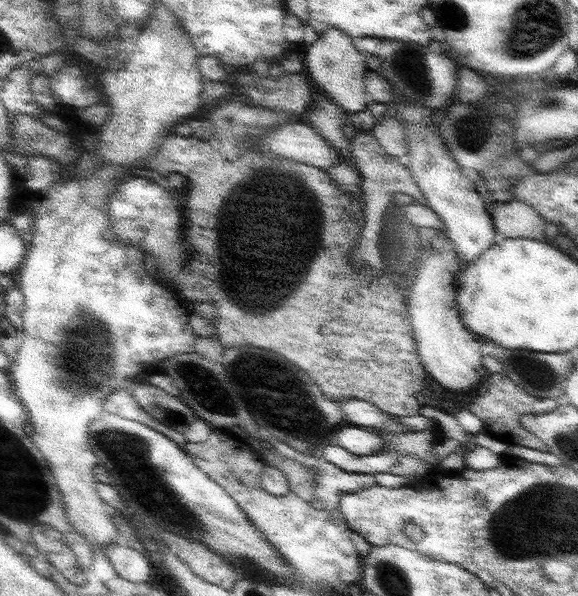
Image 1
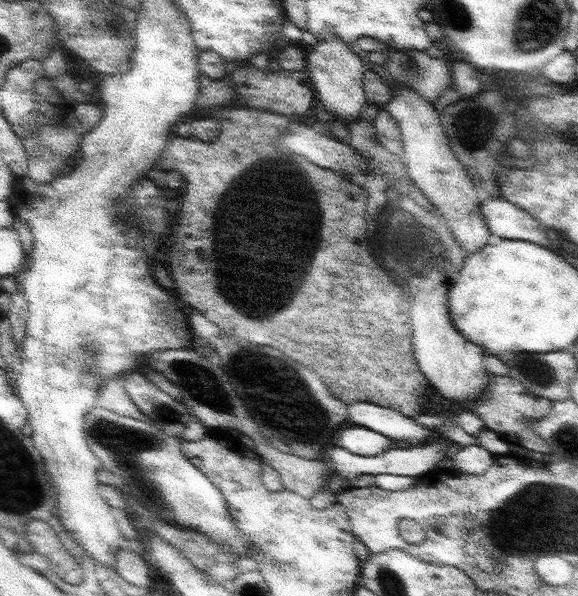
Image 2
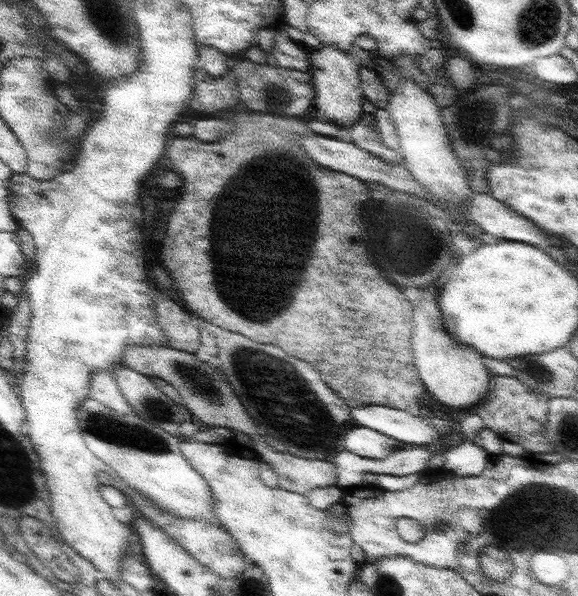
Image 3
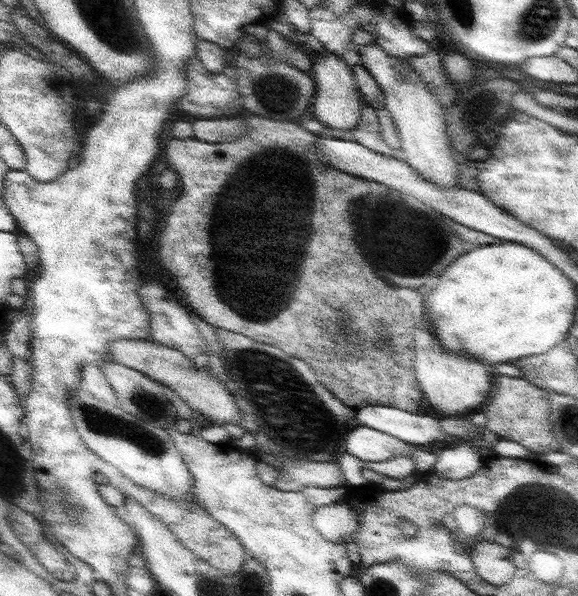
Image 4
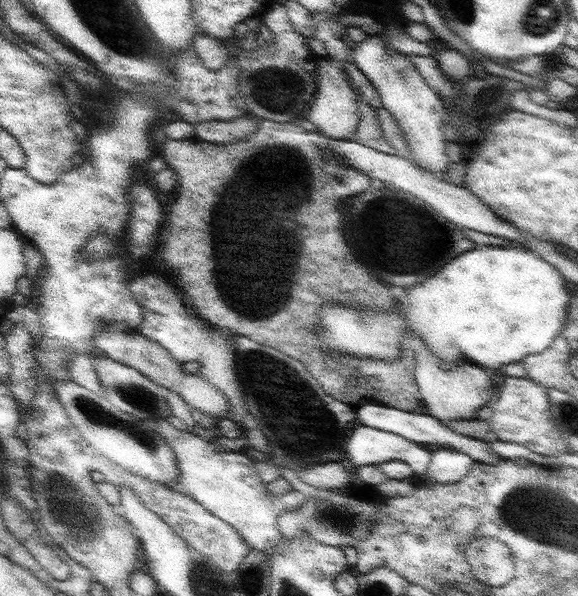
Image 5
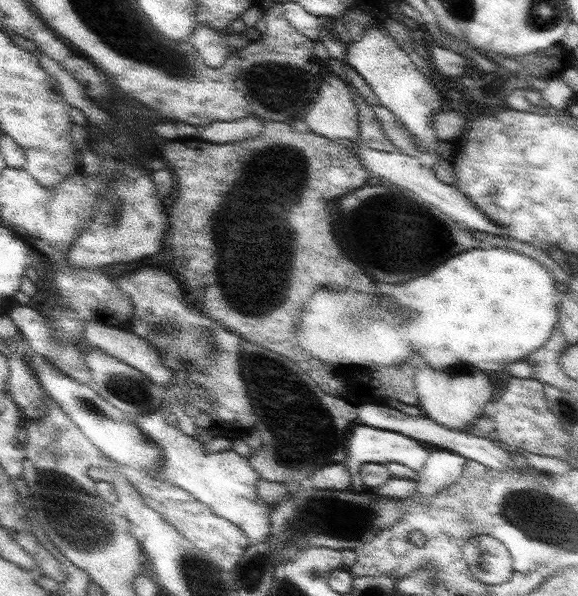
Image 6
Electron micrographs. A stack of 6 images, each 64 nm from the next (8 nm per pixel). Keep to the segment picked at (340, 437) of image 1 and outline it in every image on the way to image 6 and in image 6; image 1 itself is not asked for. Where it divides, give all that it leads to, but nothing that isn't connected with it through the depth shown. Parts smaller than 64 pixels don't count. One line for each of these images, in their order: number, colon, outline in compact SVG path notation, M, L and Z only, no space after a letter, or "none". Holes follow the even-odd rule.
2: M347 428L341 432L341 442L345 450L357 454L357 456L379 456L385 454L391 448L391 440L375 430L369 428Z
3: M357 426L357 428L349 430L343 442L345 442L345 450L353 452L355 456L377 458L377 460L389 456L391 452L395 452L399 448L405 448L405 444L401 444L399 440L393 440L393 438L389 438L377 430L365 428L365 426Z
4: M359 426L351 430L347 438L347 452L361 458L363 462L383 462L383 460L391 460L393 456L411 452L417 462L415 472L425 472L425 474L431 472L439 460L439 456L435 456L425 448L409 446L403 440L389 434L381 434L379 430L373 430L369 426Z
5: M357 426L347 442L345 452L357 470L361 466L379 466L383 462L401 460L407 462L419 476L427 472L433 456L433 452L405 440L399 434L375 430L371 426Z
6: M359 424L355 428L355 432L351 434L349 438L349 444L347 444L347 468L349 468L349 474L351 474L351 482L353 486L359 486L359 470L361 466L365 464L389 464L389 462L399 462L399 464L405 464L409 466L411 470L415 472L421 472L425 462L429 458L429 450L423 448L421 442L405 436L405 434L397 434L397 432L391 432L391 430L377 430L373 426L365 426L365 424Z

